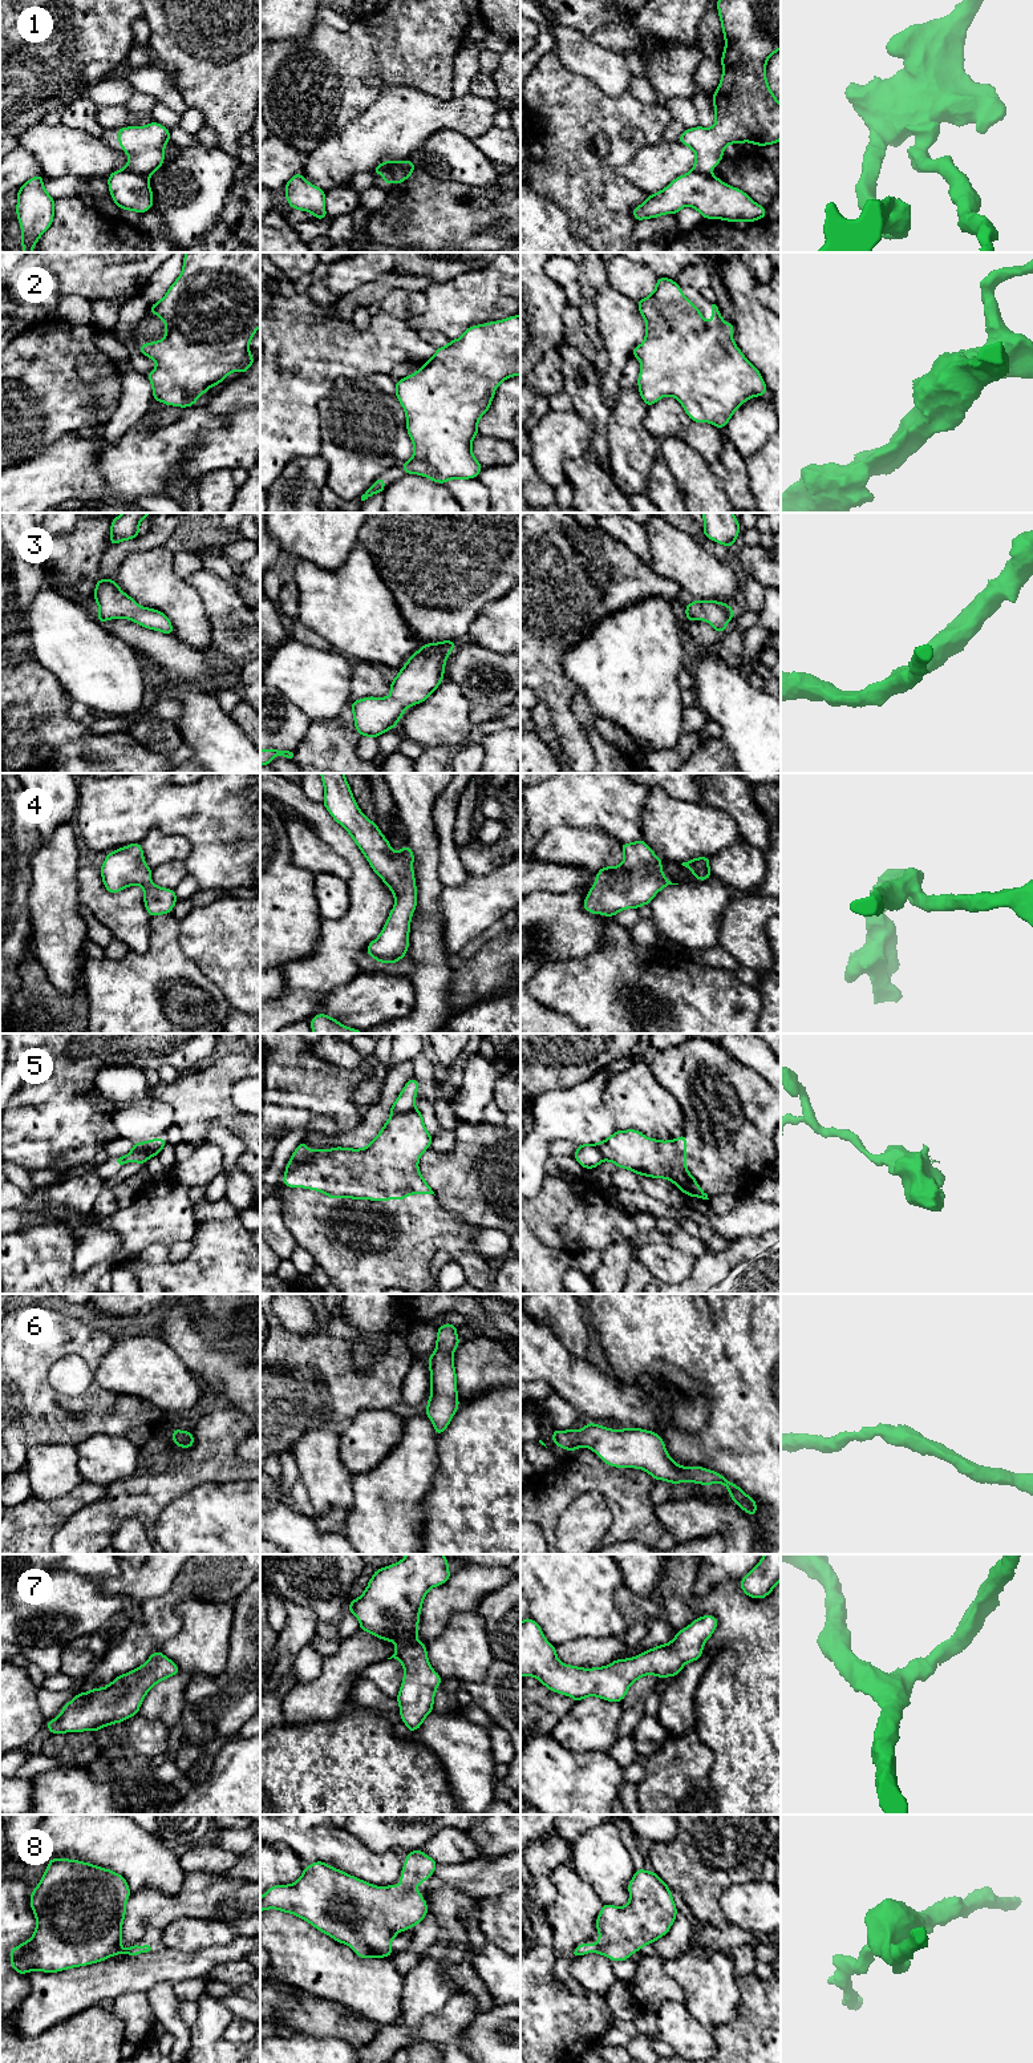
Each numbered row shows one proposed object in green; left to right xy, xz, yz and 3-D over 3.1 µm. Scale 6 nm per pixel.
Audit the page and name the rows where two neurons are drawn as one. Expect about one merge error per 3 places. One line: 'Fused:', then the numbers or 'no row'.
Fused: 1, 5

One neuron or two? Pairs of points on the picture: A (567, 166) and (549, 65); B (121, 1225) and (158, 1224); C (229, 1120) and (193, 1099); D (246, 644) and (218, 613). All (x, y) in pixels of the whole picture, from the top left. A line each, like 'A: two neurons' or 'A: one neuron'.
A: one neuron
B: one neuron
C: one neuron
D: one neuron

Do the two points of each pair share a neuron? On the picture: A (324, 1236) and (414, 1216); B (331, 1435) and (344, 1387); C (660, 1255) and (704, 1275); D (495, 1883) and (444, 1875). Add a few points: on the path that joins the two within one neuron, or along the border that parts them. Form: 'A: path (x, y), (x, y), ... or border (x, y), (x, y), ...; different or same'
A: path (347, 1236), (369, 1236), (380, 1225), (392, 1225); same
B: border (343, 1423), (320, 1414), (303, 1432); different
C: border (697, 1258), (692, 1274), (685, 1279); different
D: path (482, 1880), (457, 1876); same

